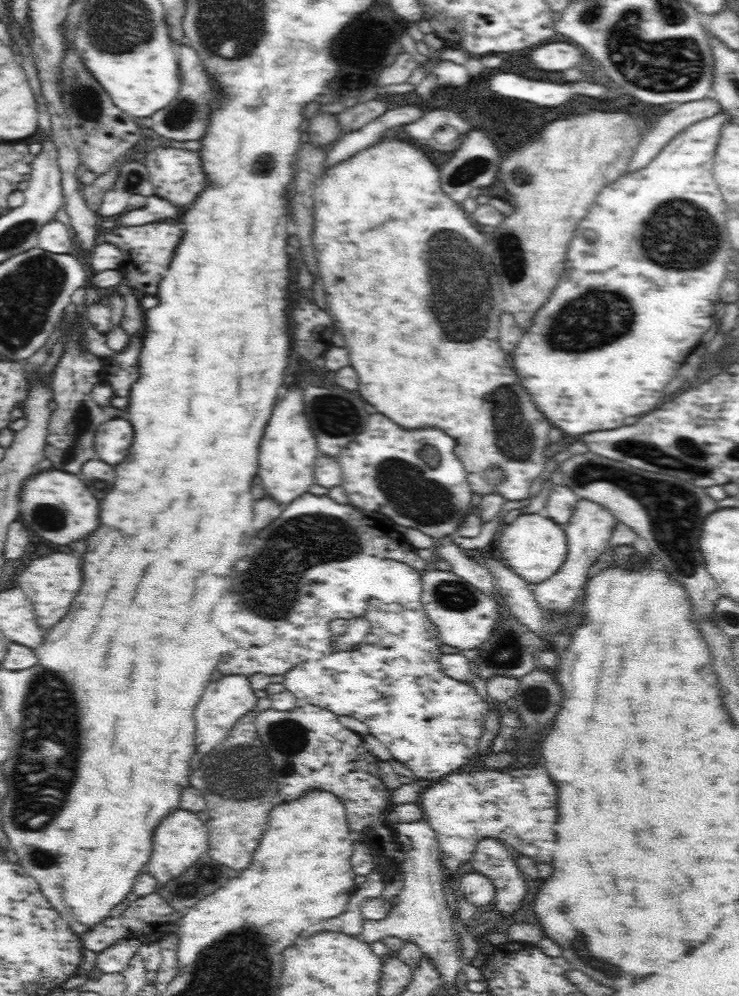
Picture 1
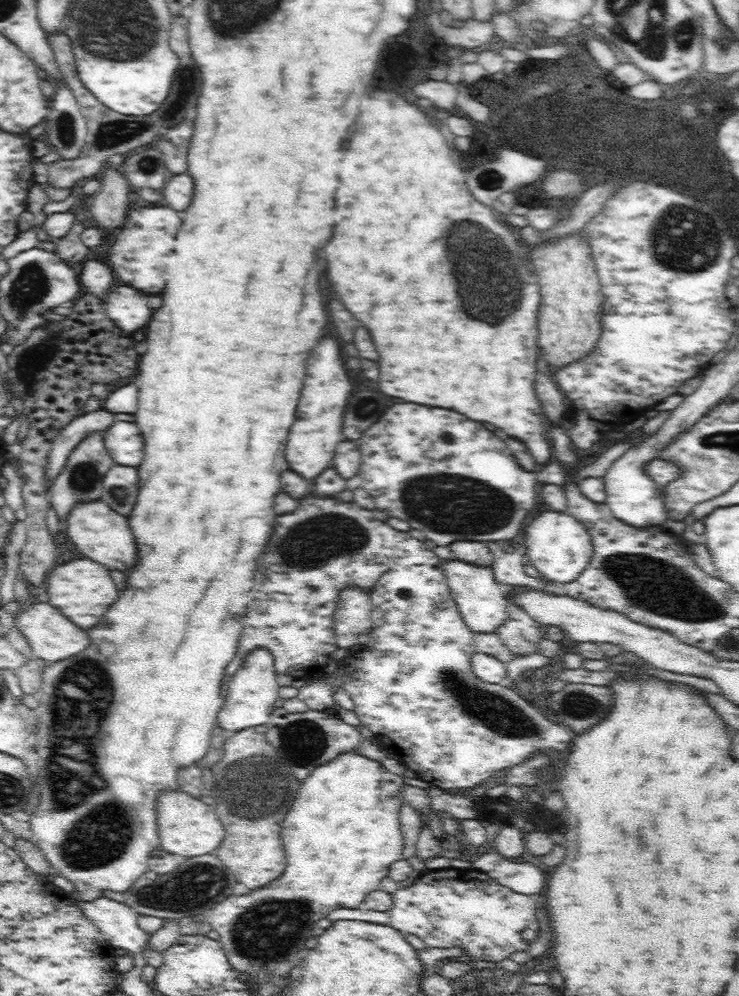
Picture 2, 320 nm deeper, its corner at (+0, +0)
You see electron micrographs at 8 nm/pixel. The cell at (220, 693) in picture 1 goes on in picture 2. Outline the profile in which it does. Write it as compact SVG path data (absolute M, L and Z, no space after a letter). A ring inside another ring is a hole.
M258 646L252 652L248 652L248 656L244 658L240 668L236 674L232 676L232 680L228 684L228 692L225 694L225 703L217 714L216 727L223 732L231 734L252 727L262 729L272 717L274 703L280 695L278 694L280 686L277 683L277 675L274 655L269 648Z

